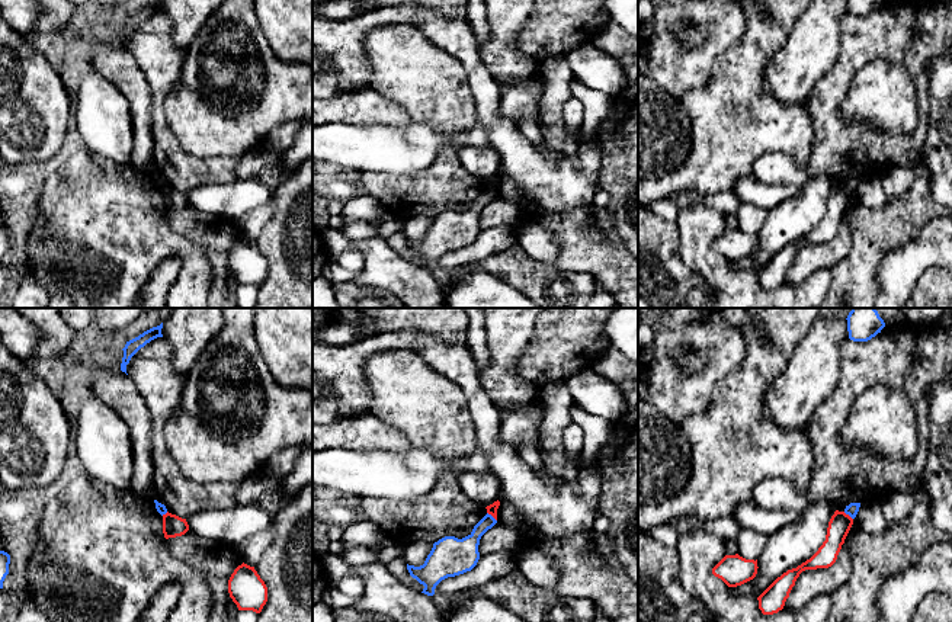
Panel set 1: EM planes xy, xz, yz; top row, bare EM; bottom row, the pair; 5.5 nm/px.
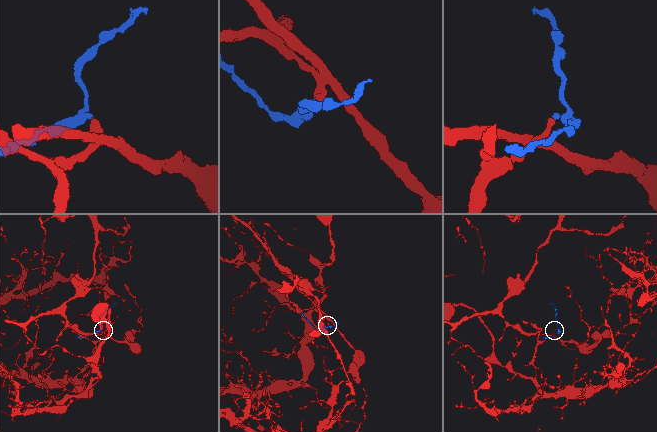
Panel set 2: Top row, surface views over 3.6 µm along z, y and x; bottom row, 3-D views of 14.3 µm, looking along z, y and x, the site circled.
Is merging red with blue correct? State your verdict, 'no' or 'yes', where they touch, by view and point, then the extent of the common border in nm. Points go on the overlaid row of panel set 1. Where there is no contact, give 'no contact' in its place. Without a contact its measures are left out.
no; meets red in xz at (491, 515); contact 80 nm long

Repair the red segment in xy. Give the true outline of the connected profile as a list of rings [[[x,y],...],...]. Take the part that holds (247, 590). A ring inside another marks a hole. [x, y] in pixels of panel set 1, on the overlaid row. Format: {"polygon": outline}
{"polygon": [[[238,565],[228,580],[228,593],[238,610],[260,613],[267,602],[267,587],[254,567]]]}

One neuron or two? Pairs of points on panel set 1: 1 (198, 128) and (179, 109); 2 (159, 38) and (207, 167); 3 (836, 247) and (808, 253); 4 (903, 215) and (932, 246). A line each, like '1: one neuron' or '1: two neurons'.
1: one neuron
2: one neuron
3: one neuron
4: two neurons

